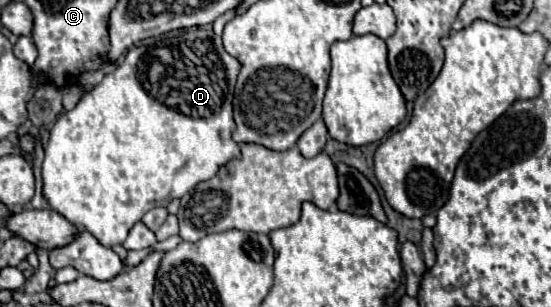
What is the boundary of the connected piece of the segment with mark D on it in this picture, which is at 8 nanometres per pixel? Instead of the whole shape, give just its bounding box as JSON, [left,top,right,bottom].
[41,28,241,248]

